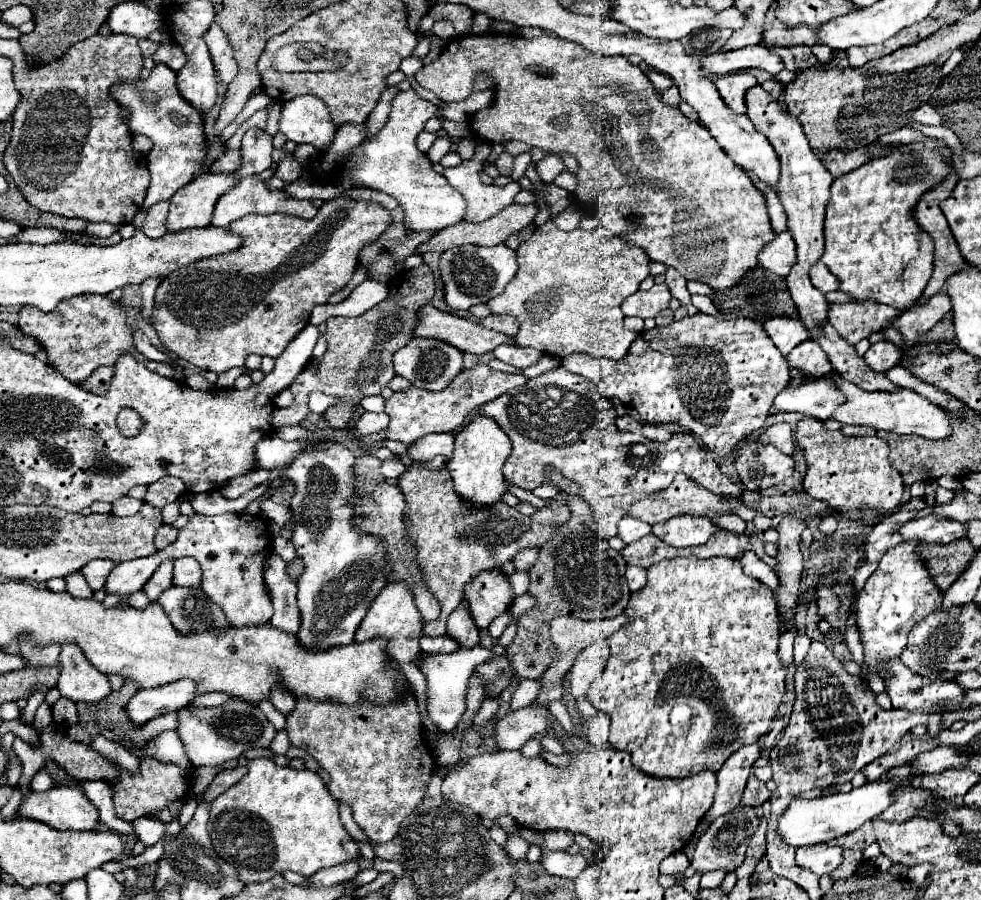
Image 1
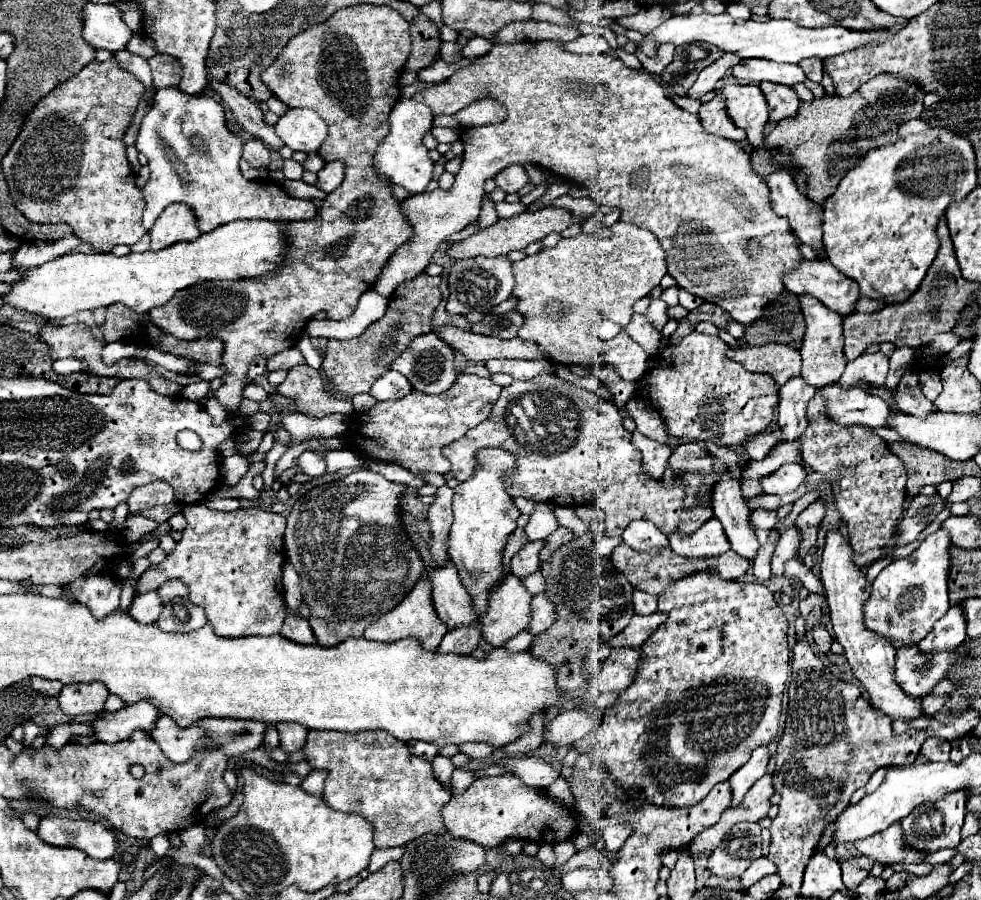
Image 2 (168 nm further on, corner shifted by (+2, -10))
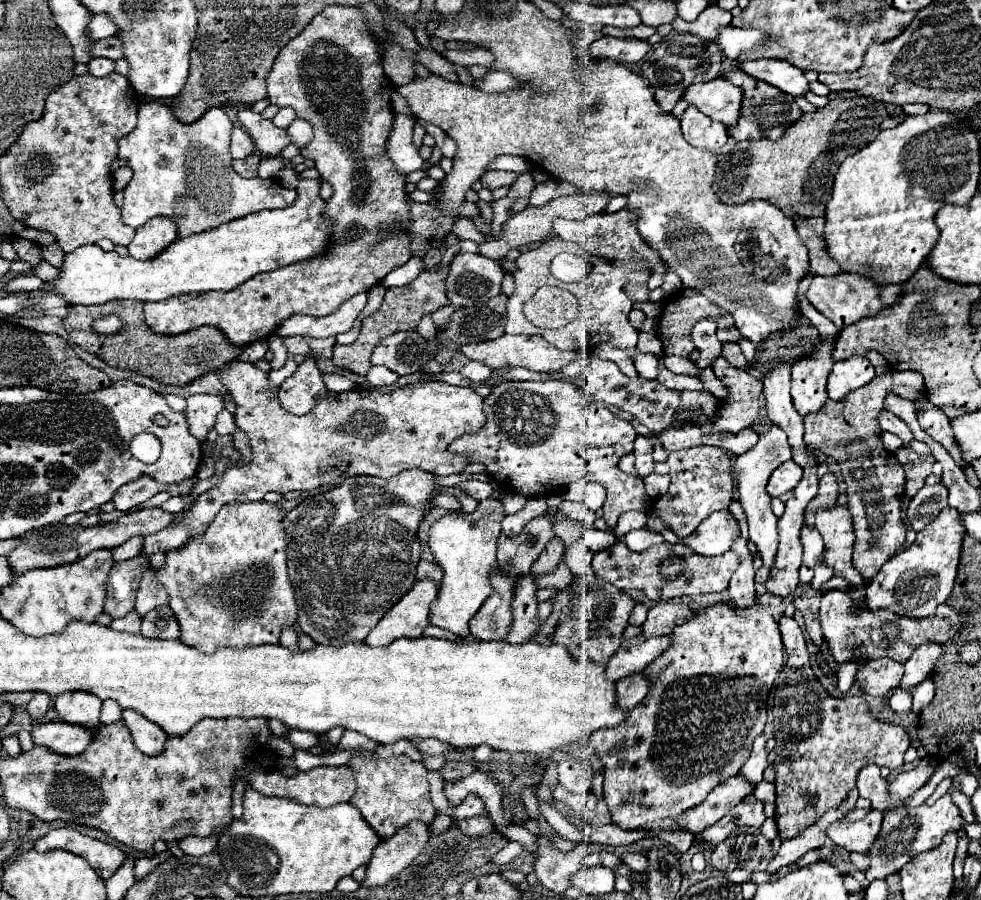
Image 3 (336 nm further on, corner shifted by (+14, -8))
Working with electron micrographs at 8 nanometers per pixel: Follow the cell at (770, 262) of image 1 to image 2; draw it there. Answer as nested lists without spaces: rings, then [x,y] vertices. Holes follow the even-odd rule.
[[[800,260],[796,268],[784,275],[783,282],[788,292],[796,296],[814,296],[840,316],[852,314],[854,304],[860,298],[858,284],[840,274],[828,260]]]

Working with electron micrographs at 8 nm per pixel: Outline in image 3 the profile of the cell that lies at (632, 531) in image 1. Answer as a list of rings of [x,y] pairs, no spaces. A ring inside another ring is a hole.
[[[630,530],[626,536],[624,536],[624,542],[630,550],[634,552],[642,552],[642,550],[648,550],[648,546],[654,546],[654,544],[660,544],[664,542],[662,534],[660,532],[650,532],[650,530]]]

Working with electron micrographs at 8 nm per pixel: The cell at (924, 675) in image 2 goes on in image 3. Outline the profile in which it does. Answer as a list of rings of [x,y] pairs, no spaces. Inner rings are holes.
[[[878,658],[858,668],[856,682],[864,694],[884,696],[900,684],[902,674],[904,674],[904,664],[894,662],[890,658]]]

